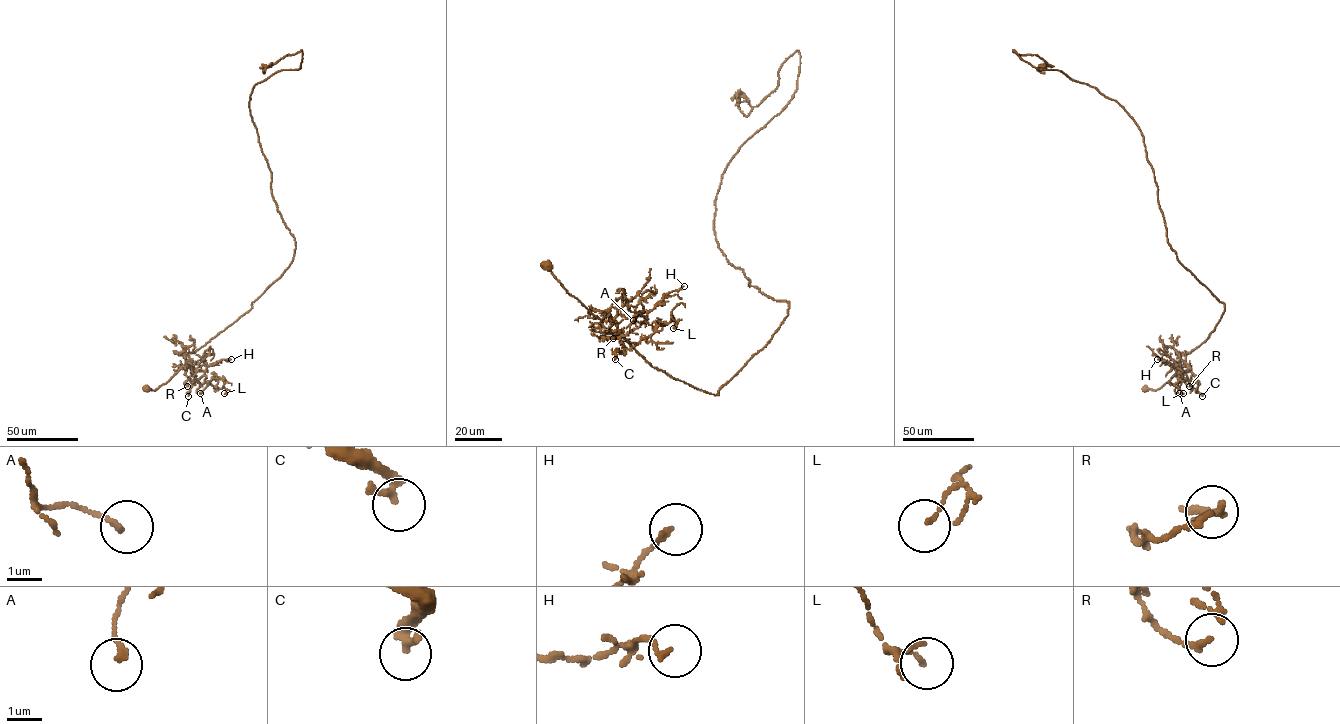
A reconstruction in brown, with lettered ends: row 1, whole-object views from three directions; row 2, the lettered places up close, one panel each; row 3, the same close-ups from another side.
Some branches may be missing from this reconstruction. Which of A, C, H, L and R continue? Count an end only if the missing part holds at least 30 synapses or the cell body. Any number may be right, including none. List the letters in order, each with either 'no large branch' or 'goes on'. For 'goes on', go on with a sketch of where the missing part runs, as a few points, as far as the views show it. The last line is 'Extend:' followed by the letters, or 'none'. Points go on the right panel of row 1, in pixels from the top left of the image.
A: no large branch
C: no large branch
H: no large branch
L: no large branch
R: no large branch
Extend: none

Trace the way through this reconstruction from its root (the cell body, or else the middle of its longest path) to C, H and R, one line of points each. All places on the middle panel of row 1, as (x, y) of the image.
C: (547, 266), (570, 294), (596, 315), (605, 327), (618, 334), (625, 349), (622, 353), (615, 351), (615, 359)
H: (547, 266), (570, 294), (596, 315), (605, 327), (619, 335), (637, 328), (666, 294), (684, 286)
R: (547, 266), (563, 287), (596, 315), (605, 327), (619, 335), (622, 332), (608, 339), (613, 338)

